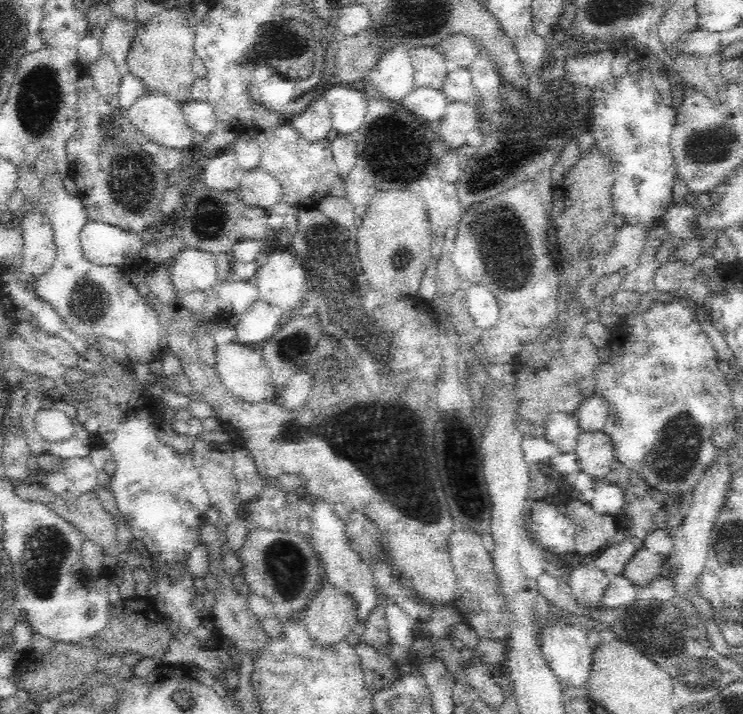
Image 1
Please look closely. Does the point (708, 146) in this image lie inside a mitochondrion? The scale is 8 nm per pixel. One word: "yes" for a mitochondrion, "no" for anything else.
yes

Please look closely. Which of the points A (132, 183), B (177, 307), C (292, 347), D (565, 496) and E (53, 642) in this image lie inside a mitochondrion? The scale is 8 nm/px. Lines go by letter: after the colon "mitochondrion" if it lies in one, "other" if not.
A: mitochondrion
B: other
C: mitochondrion
D: other
E: other

